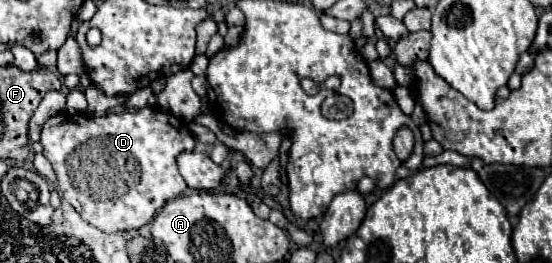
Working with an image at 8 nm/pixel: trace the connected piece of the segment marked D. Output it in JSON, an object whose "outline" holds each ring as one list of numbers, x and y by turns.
{"outline":[[156,106,118,110,94,118,58,114,46,120,40,144,50,160,64,200,92,226,104,232,132,232,154,220,158,208,186,190,176,156,194,150,190,128]]}

